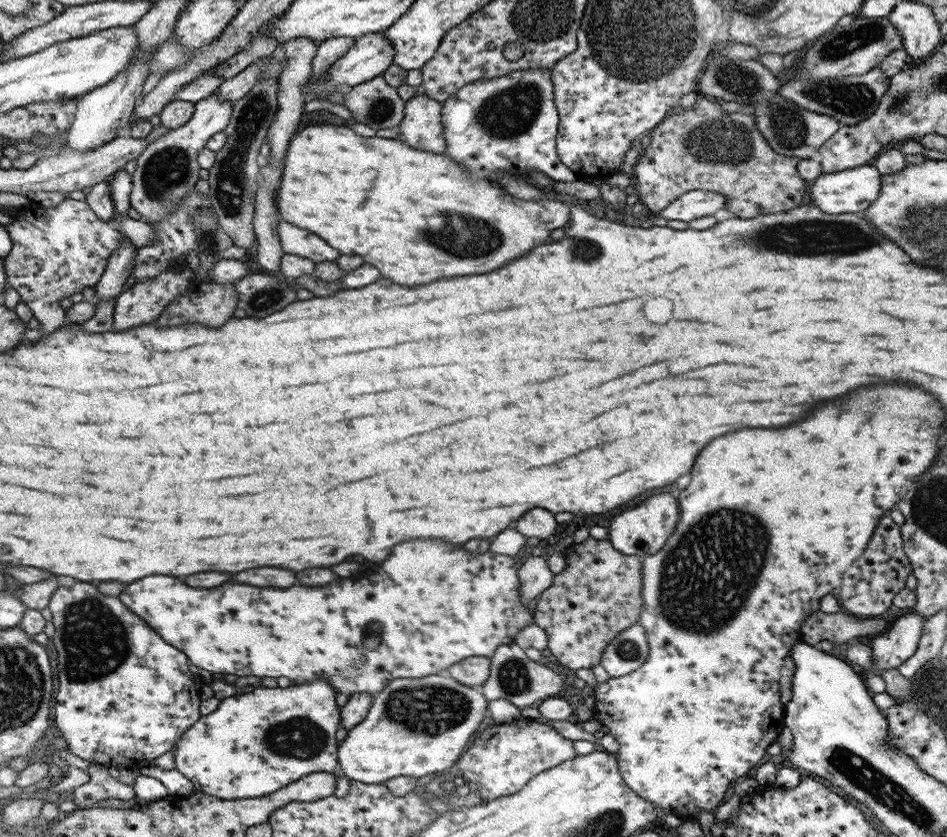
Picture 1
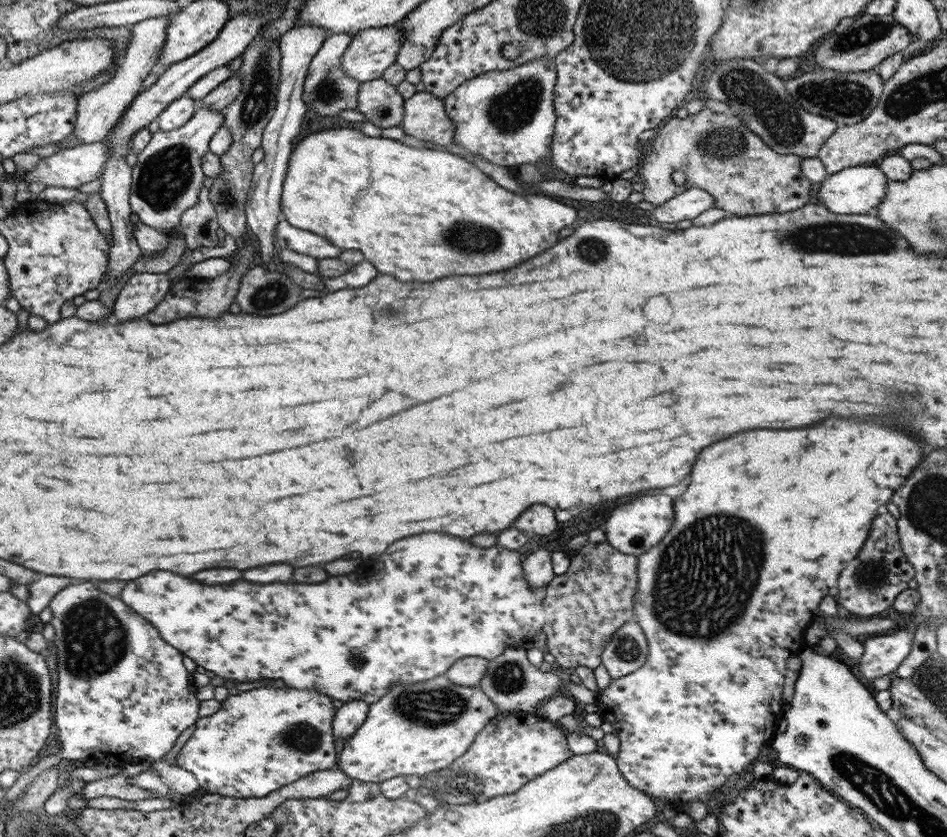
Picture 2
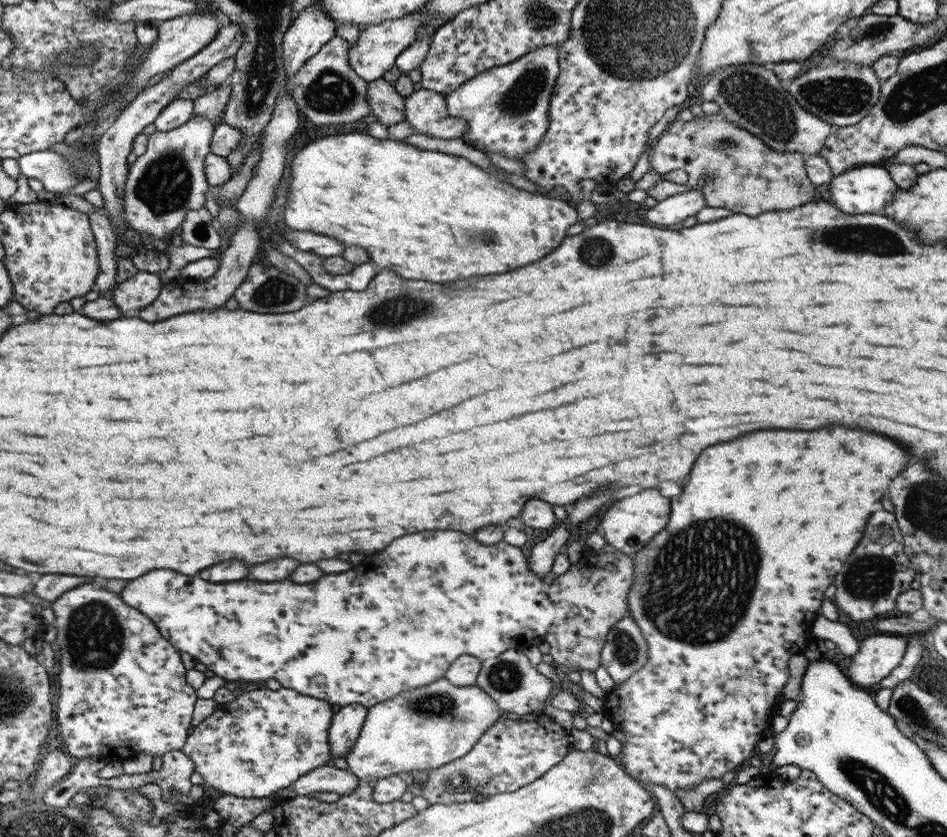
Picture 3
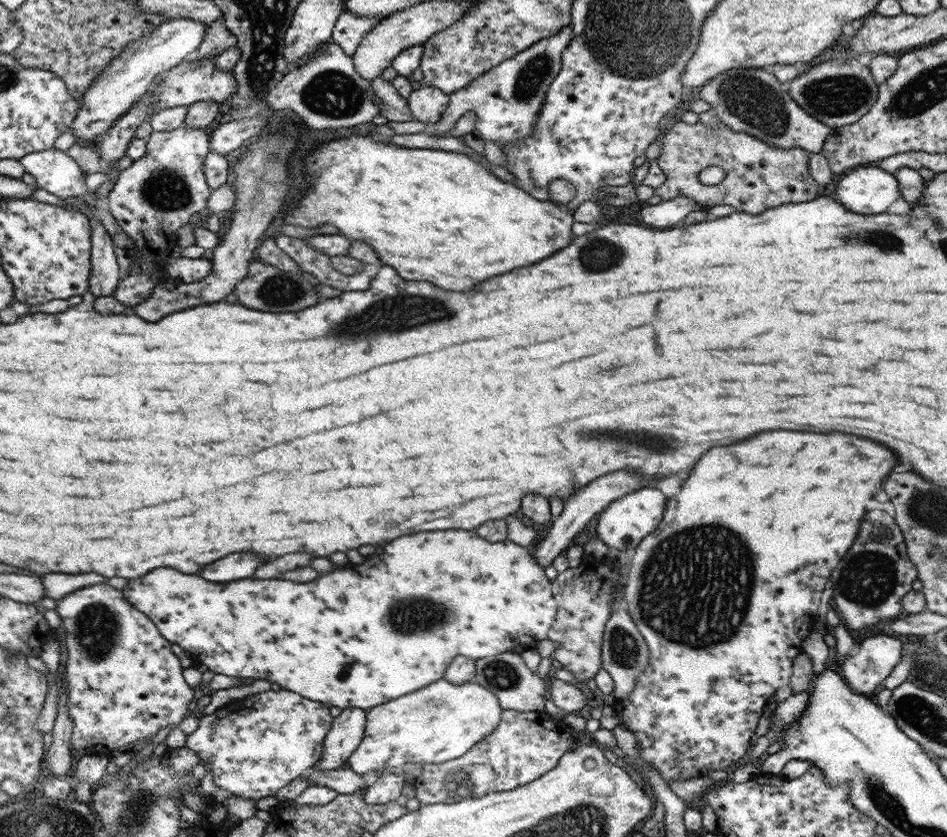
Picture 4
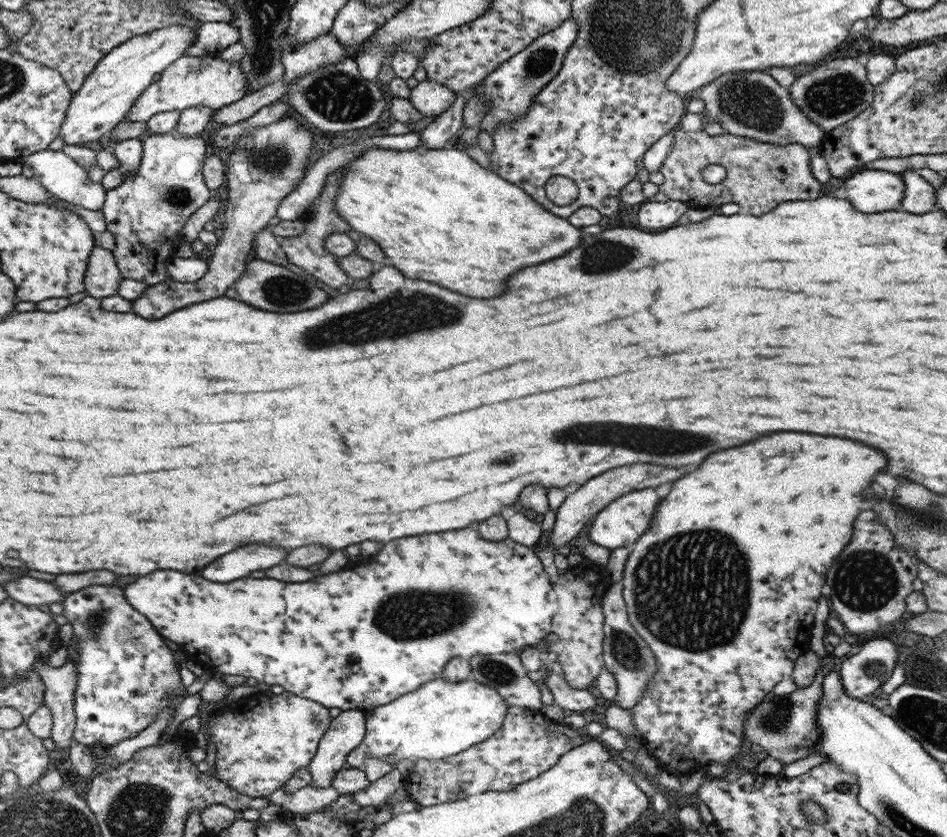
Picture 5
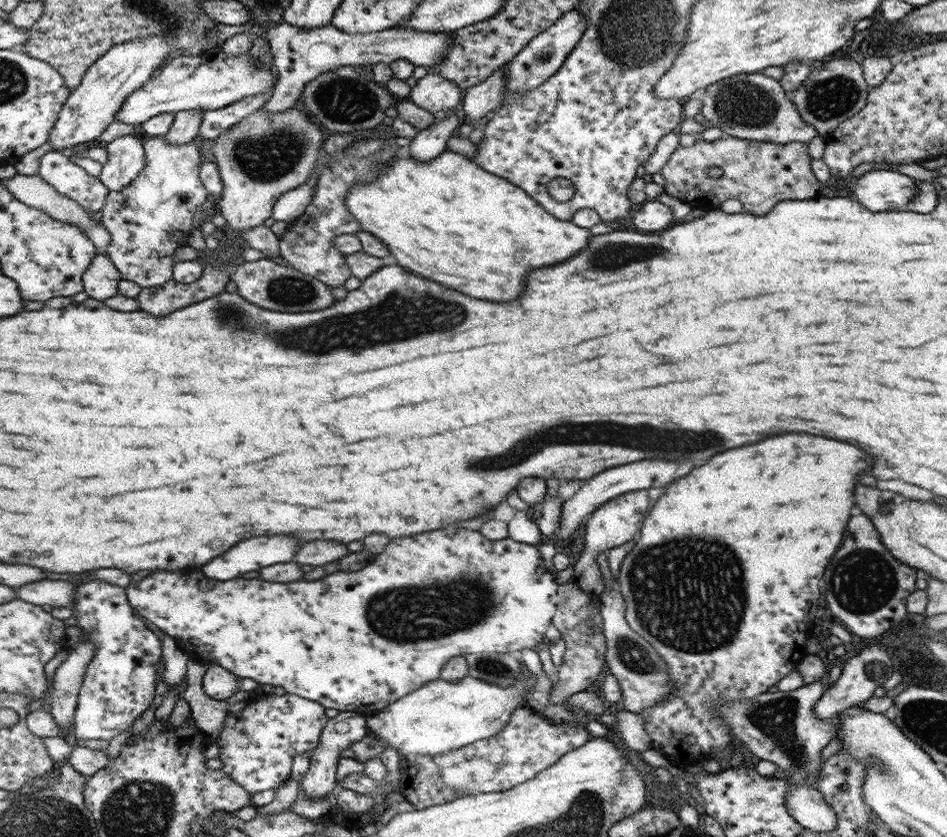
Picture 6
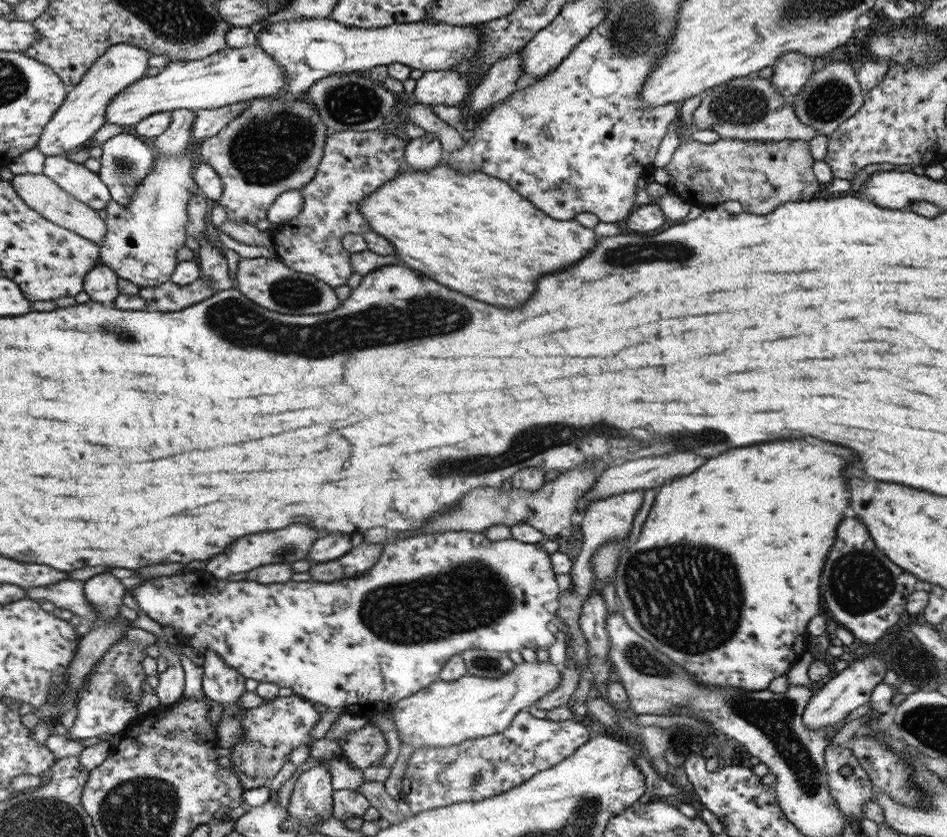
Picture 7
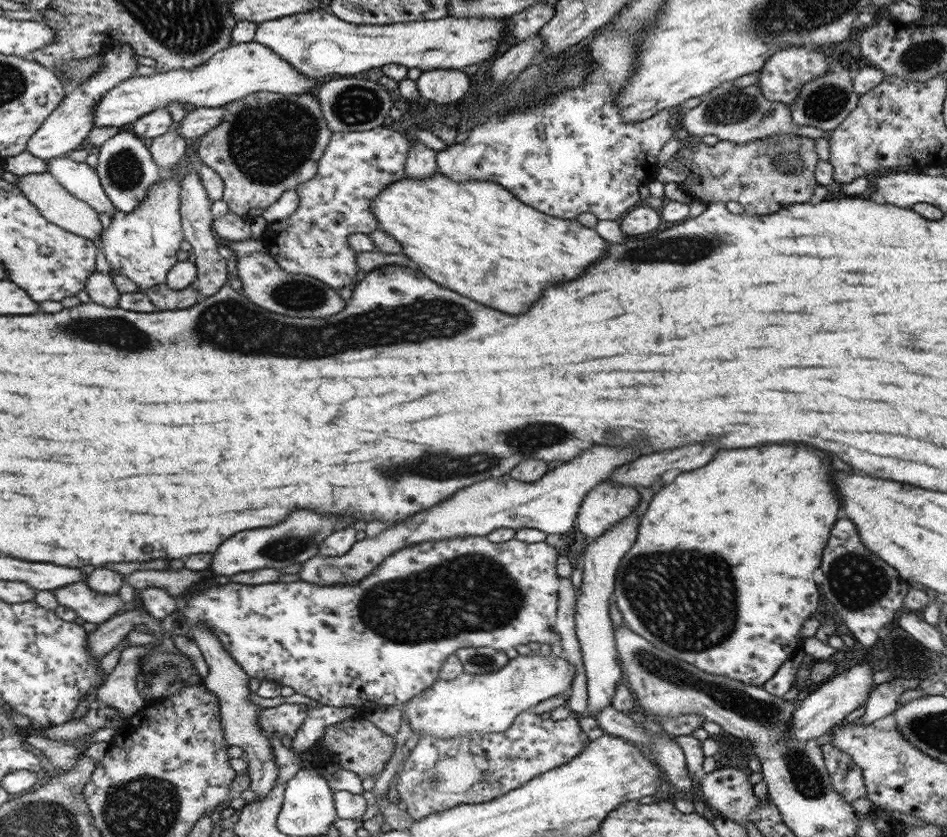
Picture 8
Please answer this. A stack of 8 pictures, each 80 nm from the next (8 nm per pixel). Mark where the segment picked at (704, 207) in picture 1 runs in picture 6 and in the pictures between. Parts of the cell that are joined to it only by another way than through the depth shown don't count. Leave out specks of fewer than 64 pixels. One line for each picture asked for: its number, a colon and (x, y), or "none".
2: (692, 202)
3: (675, 209)
4: (664, 215)
5: (653, 216)
6: (654, 216)

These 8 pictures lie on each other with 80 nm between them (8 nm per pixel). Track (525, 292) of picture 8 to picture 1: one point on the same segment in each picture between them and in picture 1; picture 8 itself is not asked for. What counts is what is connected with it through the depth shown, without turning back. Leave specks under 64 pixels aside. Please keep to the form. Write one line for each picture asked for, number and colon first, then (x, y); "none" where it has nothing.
1: (371, 196)
2: (412, 212)
3: (439, 217)
4: (442, 216)
5: (439, 216)
6: (447, 219)
7: (502, 243)

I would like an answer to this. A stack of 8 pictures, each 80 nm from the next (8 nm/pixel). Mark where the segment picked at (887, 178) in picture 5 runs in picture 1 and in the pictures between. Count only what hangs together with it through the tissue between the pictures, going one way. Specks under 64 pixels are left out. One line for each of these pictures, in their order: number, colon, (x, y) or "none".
1: (849, 191)
2: (858, 190)
3: (867, 189)
4: (868, 190)

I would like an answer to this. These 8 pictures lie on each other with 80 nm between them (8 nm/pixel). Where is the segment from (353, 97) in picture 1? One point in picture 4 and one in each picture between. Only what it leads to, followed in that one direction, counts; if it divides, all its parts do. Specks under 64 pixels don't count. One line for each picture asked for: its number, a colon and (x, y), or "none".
2: (381, 103)
3: (385, 103)
4: (392, 106)

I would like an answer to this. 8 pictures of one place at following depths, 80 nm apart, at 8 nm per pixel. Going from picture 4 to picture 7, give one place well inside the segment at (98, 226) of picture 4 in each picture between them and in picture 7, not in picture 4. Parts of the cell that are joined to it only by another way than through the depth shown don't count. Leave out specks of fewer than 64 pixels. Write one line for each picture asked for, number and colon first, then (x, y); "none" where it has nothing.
5: (103, 278)
6: (101, 282)
7: (101, 285)

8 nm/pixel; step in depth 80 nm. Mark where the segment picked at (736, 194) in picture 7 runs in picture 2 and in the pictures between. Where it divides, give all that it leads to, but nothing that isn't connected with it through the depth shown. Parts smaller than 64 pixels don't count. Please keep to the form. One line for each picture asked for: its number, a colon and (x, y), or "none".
2: (717, 152)
3: (750, 178)
4: (759, 176)
5: (760, 176)
6: (760, 174)

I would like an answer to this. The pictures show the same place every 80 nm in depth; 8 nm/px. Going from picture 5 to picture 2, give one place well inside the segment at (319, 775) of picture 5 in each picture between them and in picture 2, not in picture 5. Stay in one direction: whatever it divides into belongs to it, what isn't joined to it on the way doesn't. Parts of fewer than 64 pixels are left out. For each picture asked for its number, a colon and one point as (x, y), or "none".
2: (350, 716)
3: (345, 729)
4: (350, 726)

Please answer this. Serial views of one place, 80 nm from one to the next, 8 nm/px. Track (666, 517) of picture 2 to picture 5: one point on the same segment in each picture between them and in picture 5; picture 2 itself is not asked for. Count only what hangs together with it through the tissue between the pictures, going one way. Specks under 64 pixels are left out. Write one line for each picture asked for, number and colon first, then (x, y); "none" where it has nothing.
3: (629, 525)
4: (625, 522)
5: (621, 523)

